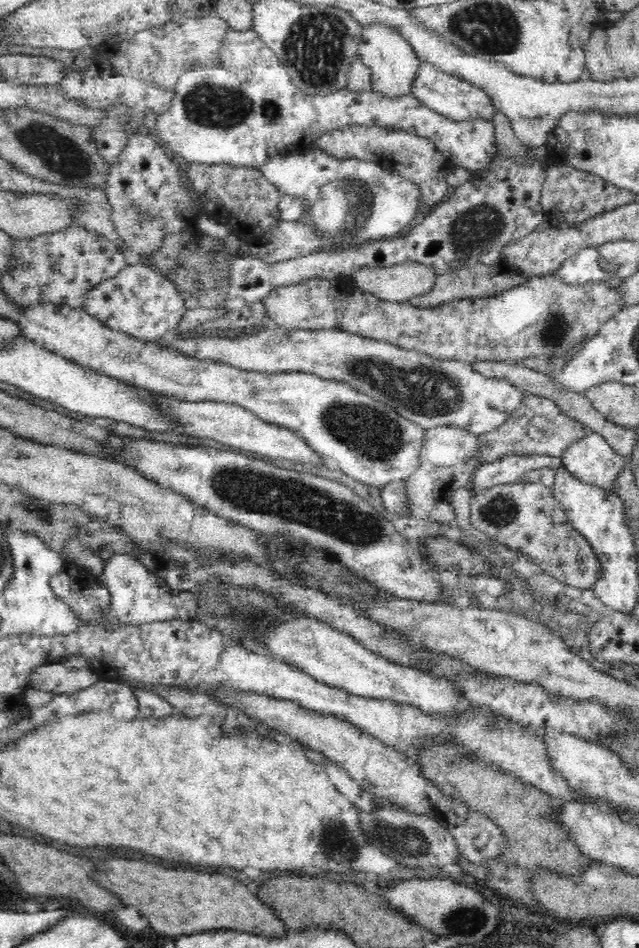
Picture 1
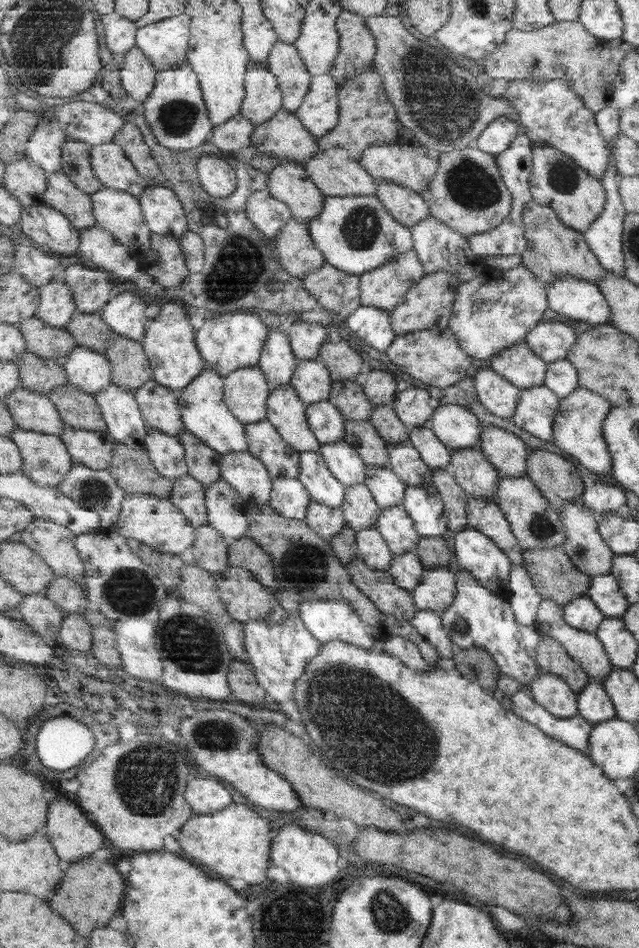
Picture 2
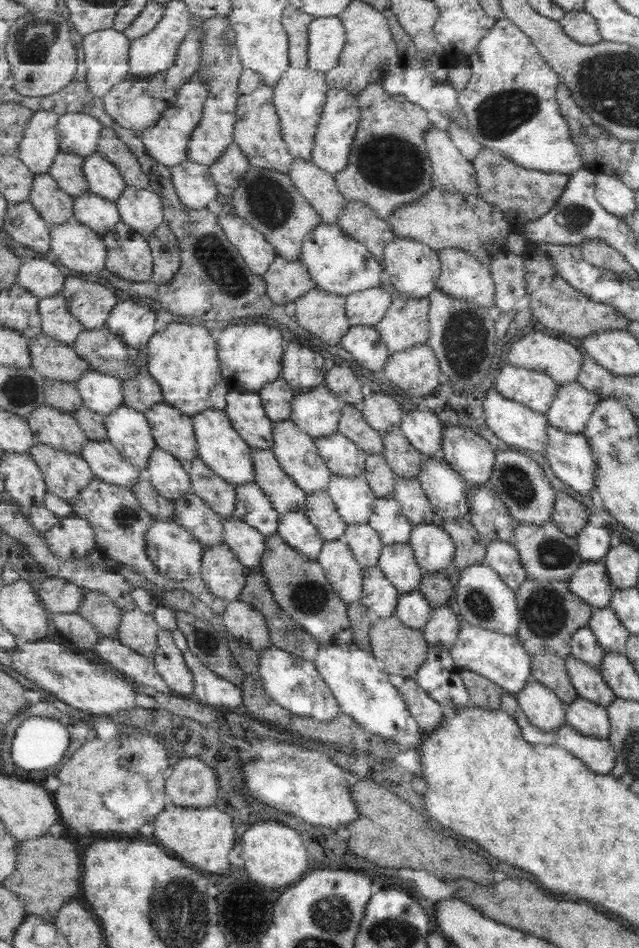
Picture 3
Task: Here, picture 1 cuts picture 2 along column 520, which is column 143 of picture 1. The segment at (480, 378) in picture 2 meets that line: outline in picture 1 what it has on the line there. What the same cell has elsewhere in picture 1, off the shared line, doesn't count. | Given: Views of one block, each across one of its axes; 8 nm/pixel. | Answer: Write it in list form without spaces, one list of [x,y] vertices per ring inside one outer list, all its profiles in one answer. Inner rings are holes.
[[[135,387],[139,392],[139,398],[151,404],[161,416],[167,417],[174,426],[189,438],[210,438],[222,442],[225,448],[240,448],[246,452],[256,452],[268,458],[290,460],[310,464],[311,466],[322,466],[322,458],[314,452],[304,439],[296,436],[293,431],[277,426],[275,423],[264,422],[251,410],[236,403],[216,402],[204,399],[201,401],[188,401],[172,395],[156,392],[148,389]]]

